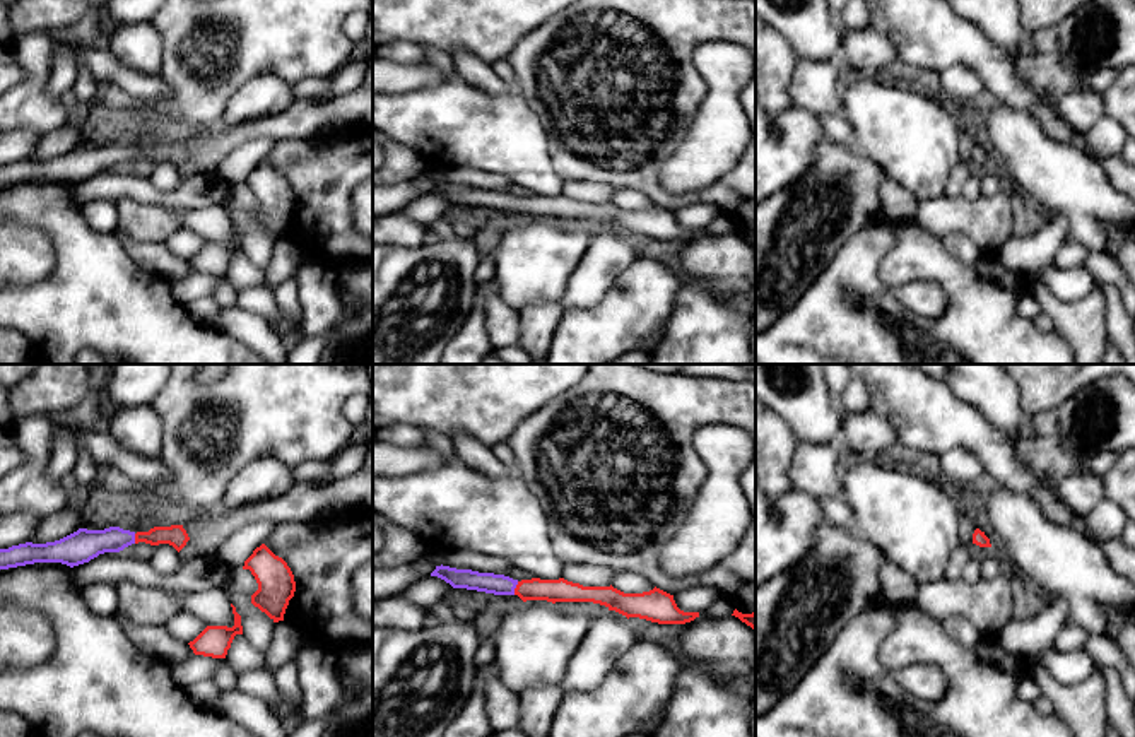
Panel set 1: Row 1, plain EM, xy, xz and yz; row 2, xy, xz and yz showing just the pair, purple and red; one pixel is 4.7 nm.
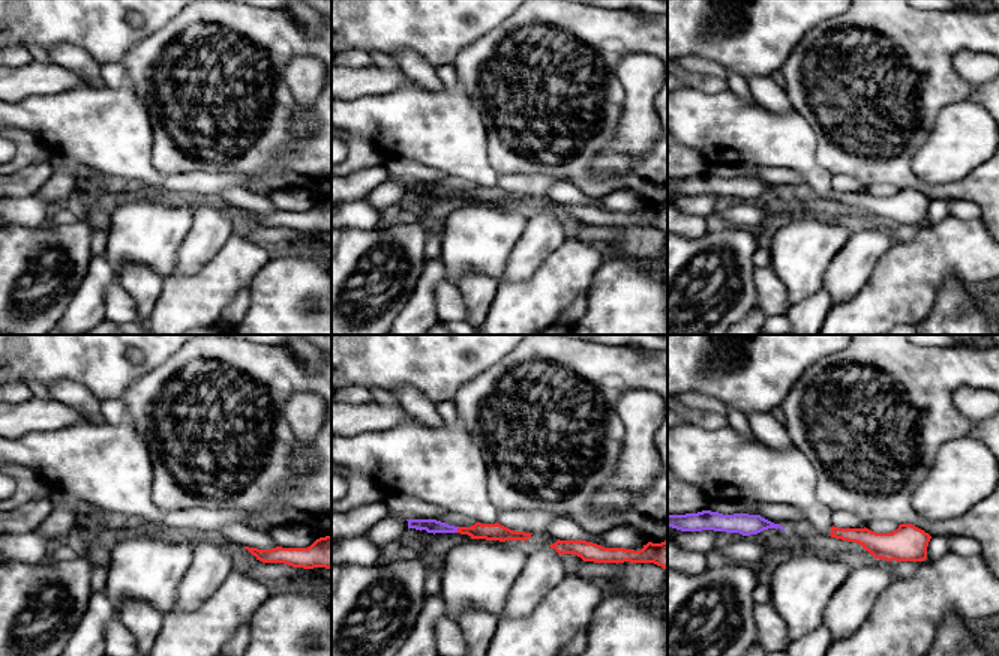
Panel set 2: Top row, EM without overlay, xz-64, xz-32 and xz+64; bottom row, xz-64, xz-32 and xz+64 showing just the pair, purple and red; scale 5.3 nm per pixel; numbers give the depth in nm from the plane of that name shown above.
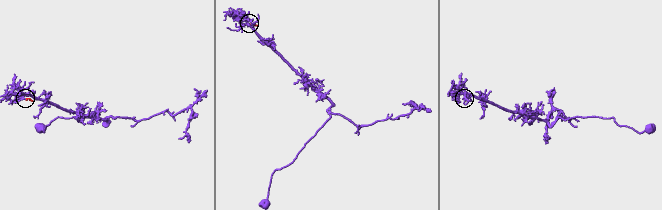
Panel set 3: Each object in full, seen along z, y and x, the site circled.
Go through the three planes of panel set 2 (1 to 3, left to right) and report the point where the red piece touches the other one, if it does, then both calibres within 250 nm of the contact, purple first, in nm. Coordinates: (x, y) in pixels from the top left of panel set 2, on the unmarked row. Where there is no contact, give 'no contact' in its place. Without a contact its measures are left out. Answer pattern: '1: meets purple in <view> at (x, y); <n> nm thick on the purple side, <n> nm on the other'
1: no contact
2: meets purple in xz-32 at (456, 194); 80 nm thick on the purple side, 100 nm on the other
3: no contact

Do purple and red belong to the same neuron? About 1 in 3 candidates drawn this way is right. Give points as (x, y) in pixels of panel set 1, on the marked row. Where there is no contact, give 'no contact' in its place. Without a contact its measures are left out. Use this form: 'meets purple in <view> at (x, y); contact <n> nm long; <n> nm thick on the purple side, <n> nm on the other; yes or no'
meets purple in xz at (515, 587); contact 70 nm long; 100 nm thick on the purple side, 110 nm on the other; yes

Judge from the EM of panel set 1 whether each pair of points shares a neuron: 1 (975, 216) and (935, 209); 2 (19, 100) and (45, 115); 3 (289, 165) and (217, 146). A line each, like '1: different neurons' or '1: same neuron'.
1: same neuron
2: same neuron
3: different neurons

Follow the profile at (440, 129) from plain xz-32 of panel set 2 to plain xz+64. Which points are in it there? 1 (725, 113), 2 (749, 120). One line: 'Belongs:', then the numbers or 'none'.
Belongs: 1, 2

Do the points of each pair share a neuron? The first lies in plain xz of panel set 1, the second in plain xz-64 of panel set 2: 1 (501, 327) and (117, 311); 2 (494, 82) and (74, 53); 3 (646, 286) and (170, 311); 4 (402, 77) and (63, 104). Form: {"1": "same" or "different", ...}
{"1": "same", "2": "same", "3": "same", "4": "different"}

